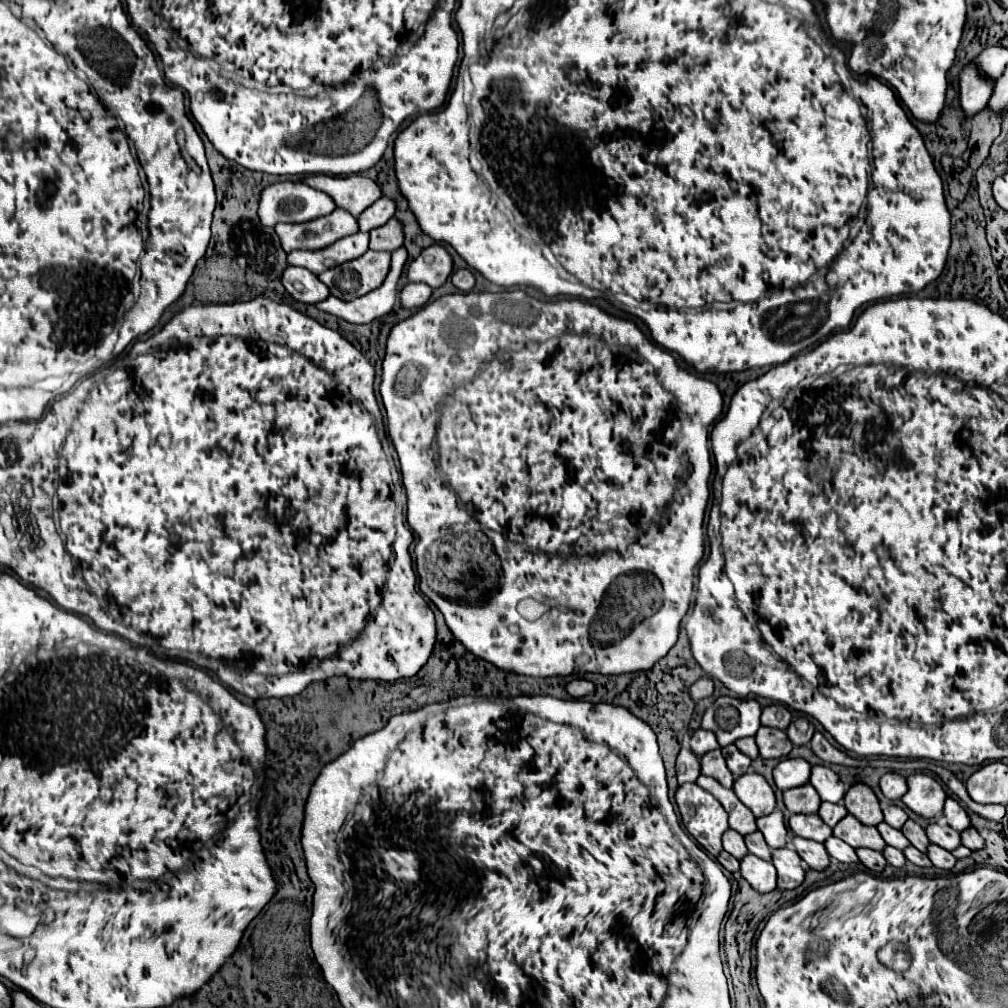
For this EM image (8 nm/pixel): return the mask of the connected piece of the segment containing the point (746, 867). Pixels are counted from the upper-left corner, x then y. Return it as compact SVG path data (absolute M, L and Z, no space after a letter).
M747 854L741 860L741 876L759 894L771 892L777 886L777 870L775 870L775 866L771 862L765 862L765 860L755 858L753 854Z

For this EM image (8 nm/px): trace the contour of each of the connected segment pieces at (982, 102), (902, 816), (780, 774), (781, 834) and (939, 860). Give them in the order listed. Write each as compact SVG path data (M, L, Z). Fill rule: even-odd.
M967 66L959 74L959 102L965 118L979 114L987 106L991 98L991 90L993 90L993 84L981 78L973 66Z
M887 806L885 810L883 810L883 814L885 814L885 822L889 824L889 826L893 826L893 828L897 828L897 830L901 830L903 828L903 824L907 822L907 812L903 810L903 808L899 808L899 806Z
M785 758L781 760L775 770L773 770L773 778L779 790L789 790L789 788L797 788L797 786L805 786L809 782L809 772L811 766L807 760L803 758Z
M773 810L769 816L757 818L757 826L759 832L765 836L765 842L777 850L777 848L785 848L785 840L787 840L787 828L783 824L783 814L779 810Z
M929 844L927 856L931 858L933 866L935 866L935 868L941 868L941 870L951 870L951 868L955 866L955 862L957 862L951 852L947 852L947 850L943 850L943 848L935 846L935 844Z

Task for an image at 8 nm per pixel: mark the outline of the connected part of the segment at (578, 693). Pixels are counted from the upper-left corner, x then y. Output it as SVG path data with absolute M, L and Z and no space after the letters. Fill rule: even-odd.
M571 680L565 688L567 688L569 696L573 696L573 698L583 698L583 696L589 696L595 692L593 682L589 682L589 680Z

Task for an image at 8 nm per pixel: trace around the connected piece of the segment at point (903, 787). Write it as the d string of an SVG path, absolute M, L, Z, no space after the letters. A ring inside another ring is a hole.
M887 772L883 778L881 778L881 792L885 798L889 800L899 800L903 798L903 794L907 792L907 782L901 774L897 772Z

